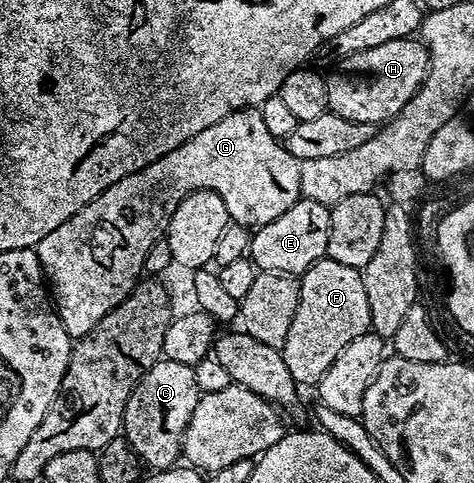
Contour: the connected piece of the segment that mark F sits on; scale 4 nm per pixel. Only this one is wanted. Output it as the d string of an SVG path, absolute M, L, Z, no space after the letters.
M329 259L317 261L312 268L300 277L300 299L296 307L296 315L292 319L292 327L288 327L288 335L284 339L282 354L284 364L292 375L292 380L299 387L317 386L319 379L332 367L336 355L352 343L352 339L363 337L371 328L370 312L368 311L368 295L364 291L362 273L352 267L344 267L344 263L336 263Z

